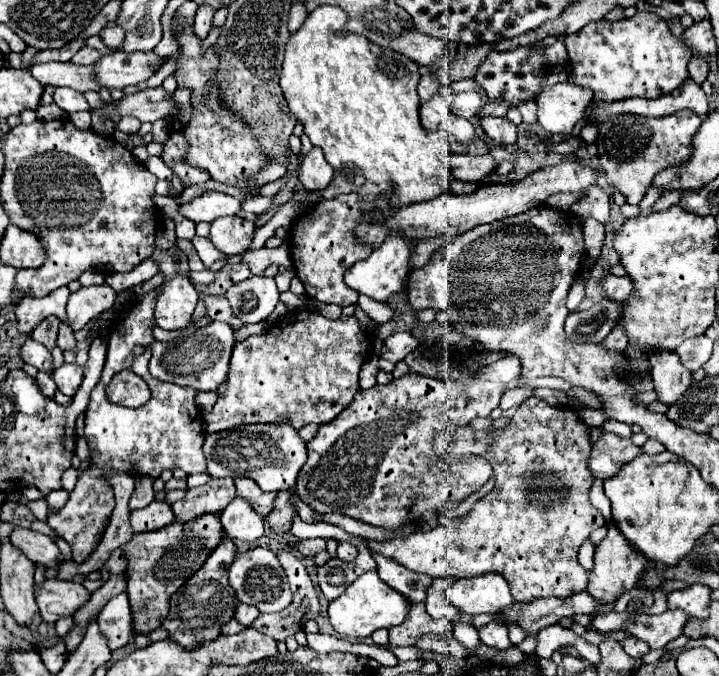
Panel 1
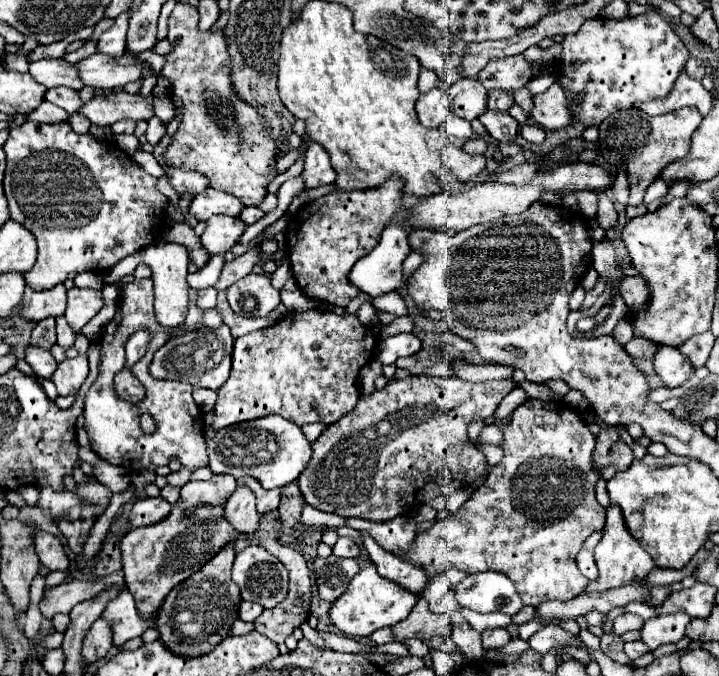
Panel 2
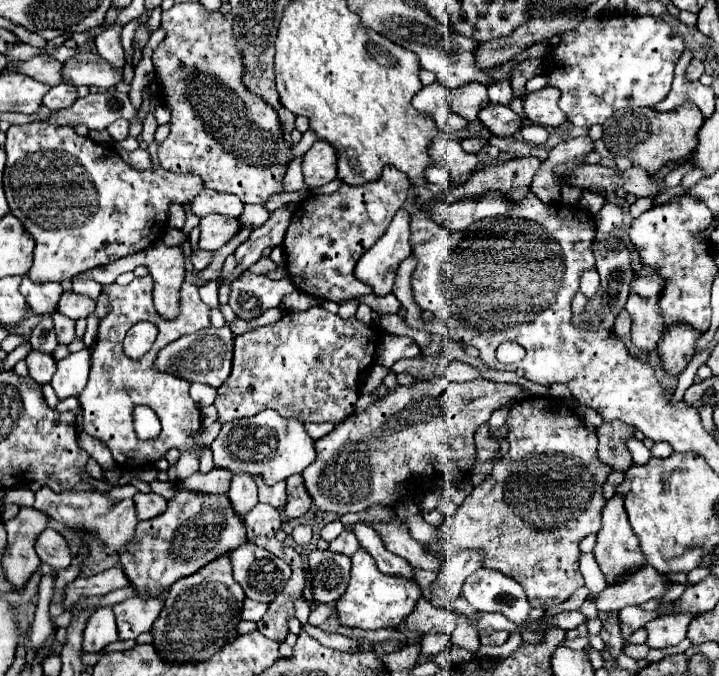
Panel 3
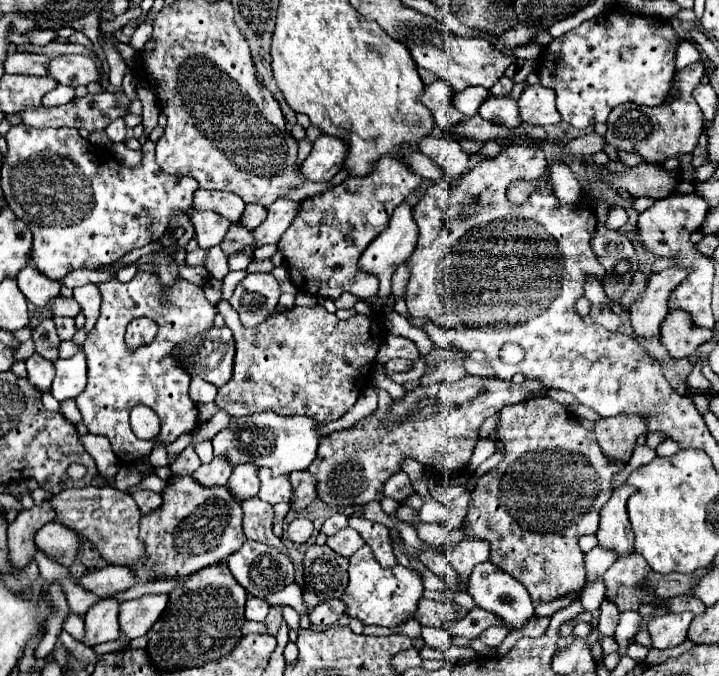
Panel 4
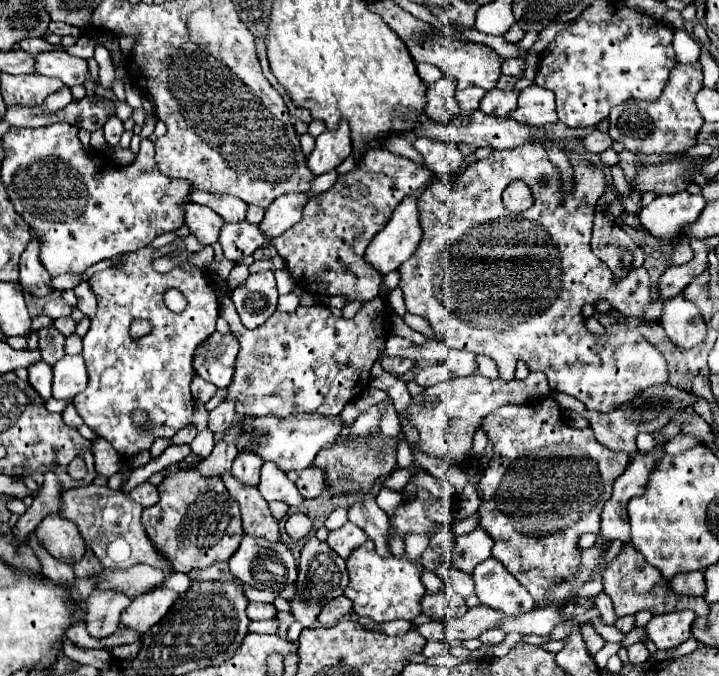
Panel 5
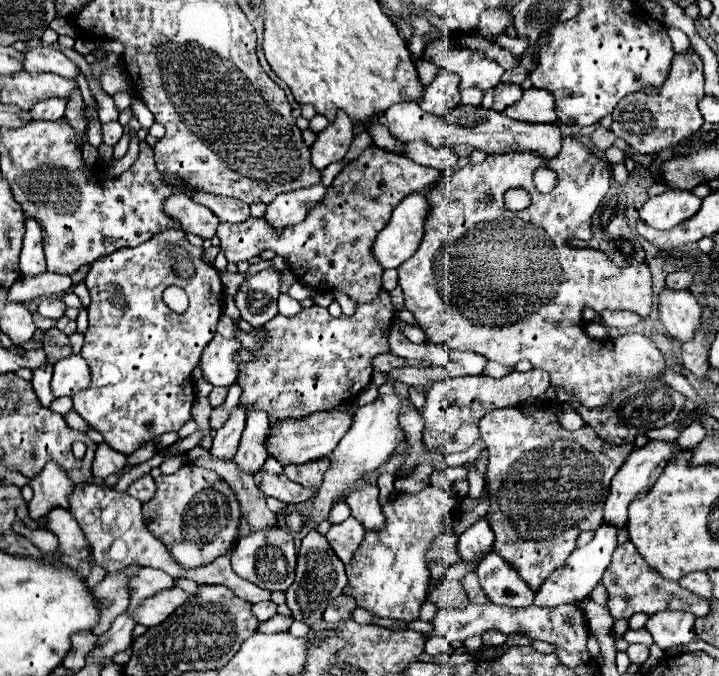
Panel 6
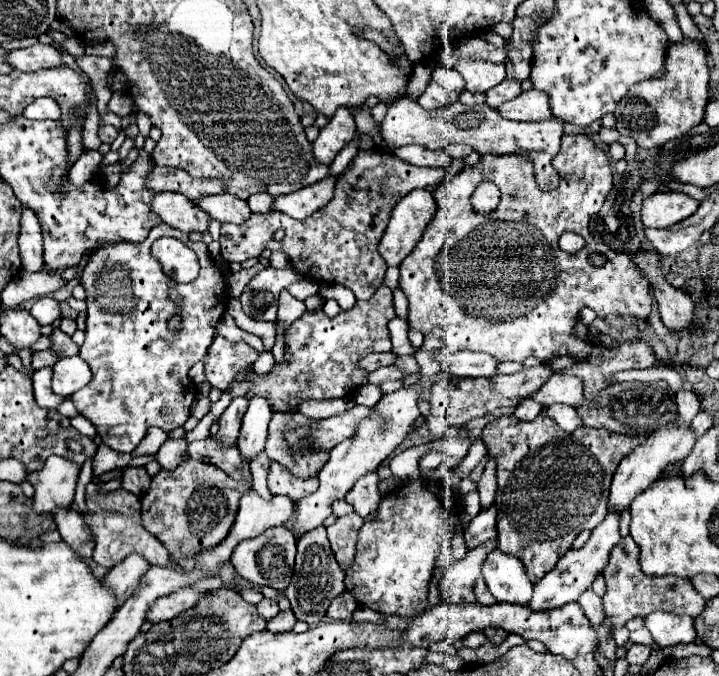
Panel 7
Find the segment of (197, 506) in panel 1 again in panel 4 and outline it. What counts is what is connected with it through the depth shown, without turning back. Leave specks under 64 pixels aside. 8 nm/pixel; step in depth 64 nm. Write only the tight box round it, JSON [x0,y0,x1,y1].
[192,458,232,488]

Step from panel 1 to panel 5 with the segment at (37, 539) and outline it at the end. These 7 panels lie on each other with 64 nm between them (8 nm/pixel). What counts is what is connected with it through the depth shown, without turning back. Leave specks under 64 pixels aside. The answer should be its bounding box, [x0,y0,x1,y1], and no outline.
[36,514,86,564]

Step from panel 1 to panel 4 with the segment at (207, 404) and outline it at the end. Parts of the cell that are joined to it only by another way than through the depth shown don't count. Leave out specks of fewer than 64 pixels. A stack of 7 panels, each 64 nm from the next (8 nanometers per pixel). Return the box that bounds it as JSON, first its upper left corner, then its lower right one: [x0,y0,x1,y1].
[190,378,216,404]

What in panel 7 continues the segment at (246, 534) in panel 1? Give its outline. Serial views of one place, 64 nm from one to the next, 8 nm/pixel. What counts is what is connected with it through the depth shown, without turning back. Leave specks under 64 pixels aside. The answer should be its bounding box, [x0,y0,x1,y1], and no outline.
[238,396,272,462]

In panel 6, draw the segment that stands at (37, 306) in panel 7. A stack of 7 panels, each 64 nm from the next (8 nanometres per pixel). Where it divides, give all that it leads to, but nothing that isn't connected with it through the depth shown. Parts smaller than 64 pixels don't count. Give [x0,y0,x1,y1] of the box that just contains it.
[38,296,66,320]

